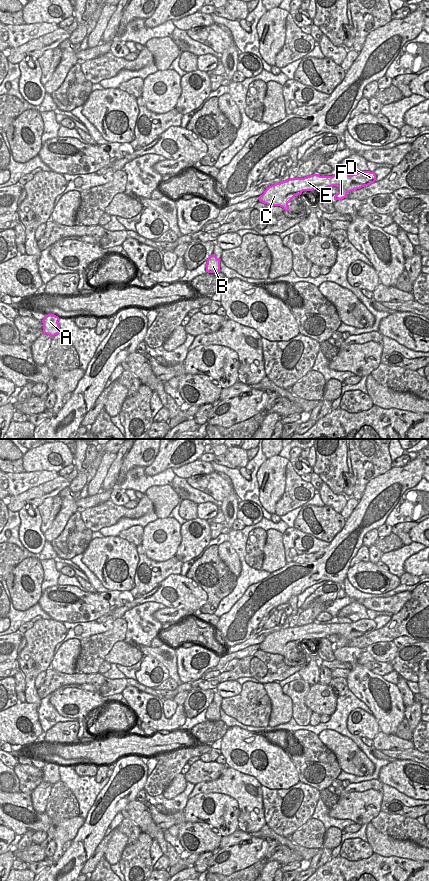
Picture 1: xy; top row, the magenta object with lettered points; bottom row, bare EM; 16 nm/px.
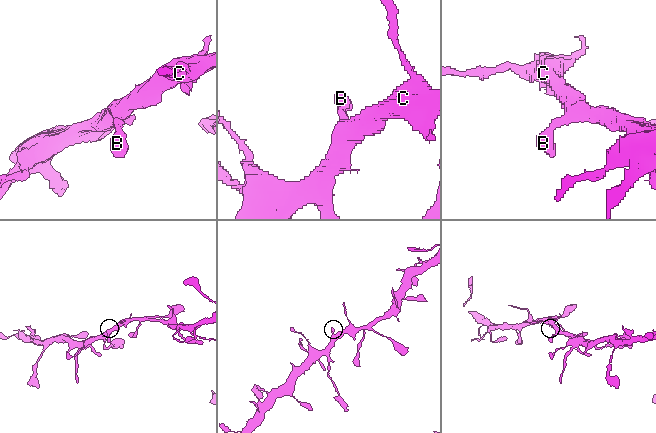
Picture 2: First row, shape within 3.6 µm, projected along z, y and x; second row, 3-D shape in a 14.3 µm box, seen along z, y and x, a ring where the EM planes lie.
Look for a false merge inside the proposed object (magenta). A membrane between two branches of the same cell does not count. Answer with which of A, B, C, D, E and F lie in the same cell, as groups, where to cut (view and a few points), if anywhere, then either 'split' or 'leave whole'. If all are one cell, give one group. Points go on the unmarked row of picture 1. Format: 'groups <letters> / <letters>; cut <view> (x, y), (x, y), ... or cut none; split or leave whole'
groups A B C D E F; cut none; leave whole

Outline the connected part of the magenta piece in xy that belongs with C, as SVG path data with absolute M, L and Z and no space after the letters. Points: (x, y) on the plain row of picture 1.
M370 619L342 624L313 622L304 626L290 626L271 633L259 644L259 649L271 654L280 654L285 659L289 659L288 651L295 644L301 643L303 639L325 638L336 634L340 636L340 639L334 644L334 648L342 648L347 646L349 640L368 634L375 629L376 623Z

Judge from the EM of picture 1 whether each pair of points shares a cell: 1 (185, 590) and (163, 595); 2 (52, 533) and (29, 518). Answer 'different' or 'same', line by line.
1: same
2: different

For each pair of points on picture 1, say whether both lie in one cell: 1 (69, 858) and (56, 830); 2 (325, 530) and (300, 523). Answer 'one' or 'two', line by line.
1: two
2: one

